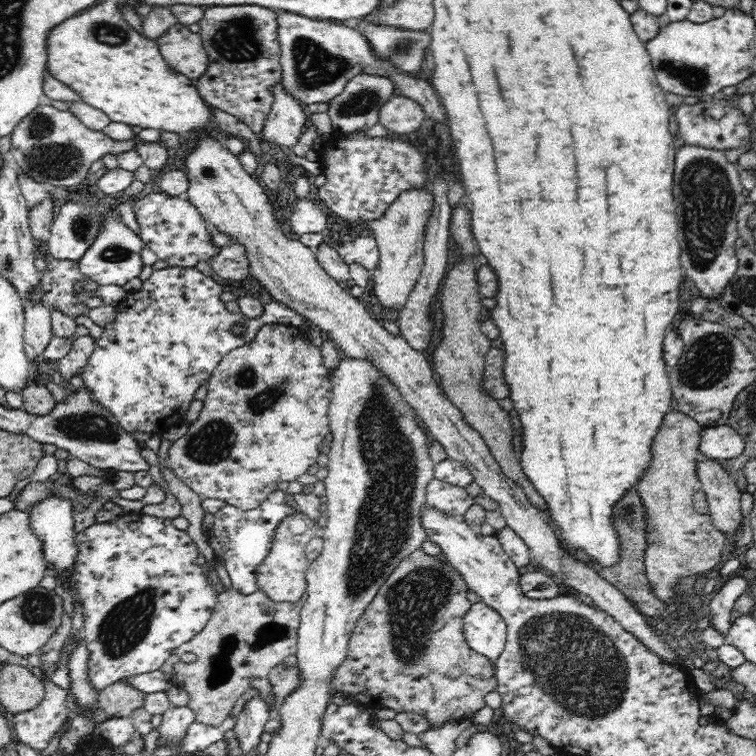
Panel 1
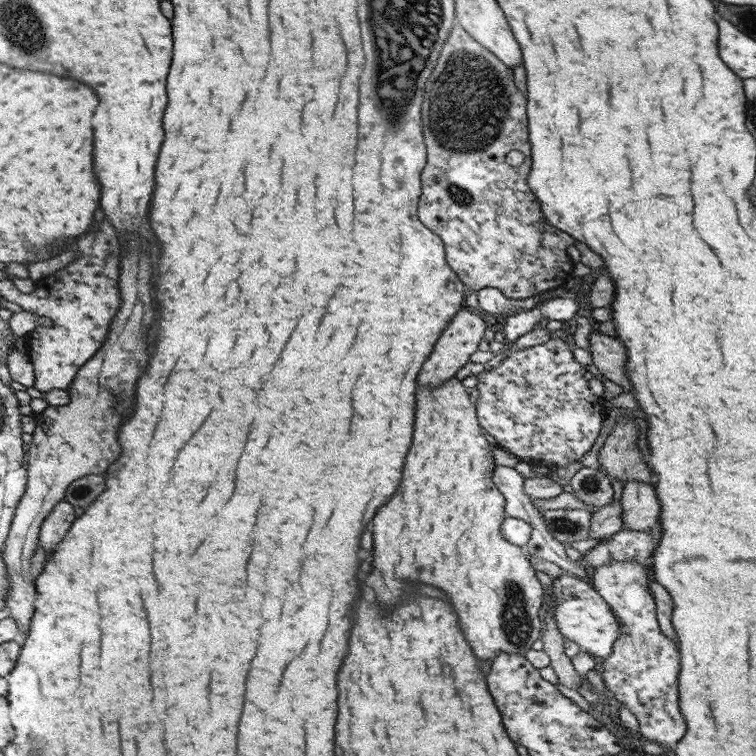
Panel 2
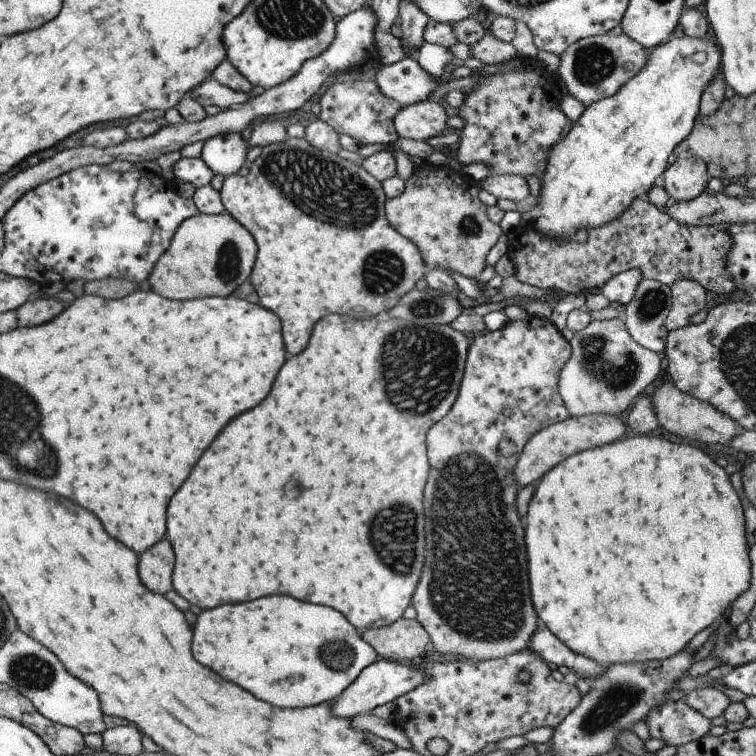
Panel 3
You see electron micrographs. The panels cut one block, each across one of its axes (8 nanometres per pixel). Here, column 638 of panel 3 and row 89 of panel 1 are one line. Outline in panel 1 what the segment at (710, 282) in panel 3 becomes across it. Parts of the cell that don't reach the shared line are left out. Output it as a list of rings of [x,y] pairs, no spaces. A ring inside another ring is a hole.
[[[232,5],[232,6],[206,6],[203,7],[203,18],[197,23],[200,27],[200,31],[198,34],[202,37],[203,46],[206,49],[206,52],[209,56],[209,65],[206,69],[206,72],[194,83],[199,95],[207,102],[208,105],[212,107],[220,108],[220,110],[224,110],[224,112],[228,112],[228,114],[232,114],[232,116],[236,116],[239,118],[244,124],[247,124],[250,130],[253,130],[256,134],[260,133],[264,126],[264,122],[266,122],[266,117],[272,108],[274,102],[273,95],[273,86],[277,85],[281,82],[281,46],[280,41],[278,40],[278,24],[277,24],[277,14],[273,9],[266,8],[265,6],[258,5]]]

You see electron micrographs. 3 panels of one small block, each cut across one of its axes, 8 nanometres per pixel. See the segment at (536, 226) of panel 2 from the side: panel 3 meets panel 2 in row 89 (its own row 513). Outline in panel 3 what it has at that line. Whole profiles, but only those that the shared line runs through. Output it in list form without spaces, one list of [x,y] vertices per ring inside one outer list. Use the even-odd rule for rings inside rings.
[[[527,316],[523,320],[509,321],[503,328],[496,331],[485,331],[470,337],[467,347],[467,356],[463,369],[463,378],[456,393],[455,402],[451,405],[449,412],[440,418],[427,432],[427,460],[429,460],[429,476],[427,484],[423,490],[423,516],[425,516],[425,564],[421,578],[417,582],[415,594],[411,598],[410,604],[416,612],[414,617],[425,629],[428,639],[432,644],[435,656],[441,658],[455,656],[467,662],[485,662],[485,660],[495,660],[507,655],[528,649],[531,634],[538,629],[540,623],[535,614],[535,610],[529,602],[529,586],[527,586],[527,568],[525,568],[525,548],[523,548],[523,530],[515,514],[515,499],[519,492],[519,486],[515,484],[513,478],[513,468],[517,464],[519,453],[527,440],[542,428],[551,426],[555,422],[561,422],[569,418],[567,408],[563,406],[563,400],[559,396],[559,386],[557,379],[561,368],[569,360],[570,346],[561,333],[548,321],[548,319],[535,316]],[[508,440],[515,446],[515,452],[509,456],[503,456],[499,452],[499,442]]]

